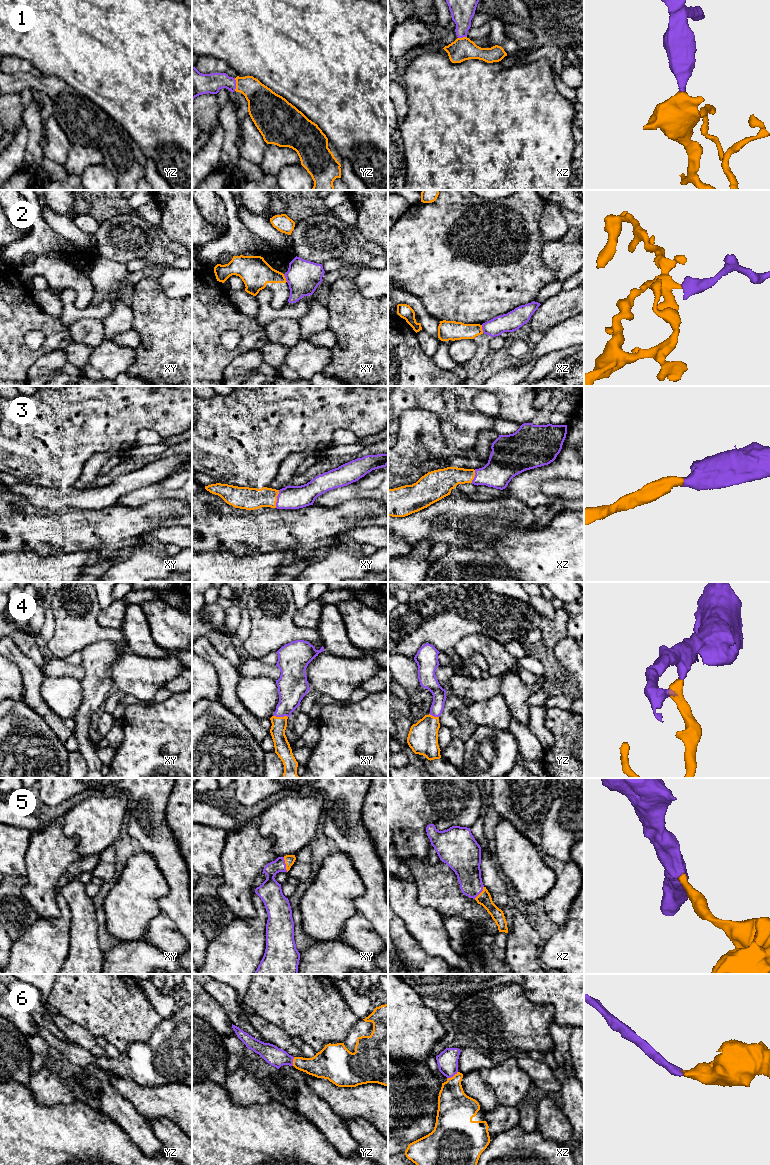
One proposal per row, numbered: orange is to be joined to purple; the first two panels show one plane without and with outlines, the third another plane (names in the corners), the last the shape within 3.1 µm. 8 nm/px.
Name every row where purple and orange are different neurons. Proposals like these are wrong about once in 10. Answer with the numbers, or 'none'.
2

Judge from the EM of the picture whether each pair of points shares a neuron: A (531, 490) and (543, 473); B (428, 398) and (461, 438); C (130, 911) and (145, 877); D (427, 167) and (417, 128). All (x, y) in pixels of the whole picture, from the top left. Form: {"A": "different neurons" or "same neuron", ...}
{"A": "same neuron", "B": "same neuron", "C": "same neuron", "D": "same neuron"}

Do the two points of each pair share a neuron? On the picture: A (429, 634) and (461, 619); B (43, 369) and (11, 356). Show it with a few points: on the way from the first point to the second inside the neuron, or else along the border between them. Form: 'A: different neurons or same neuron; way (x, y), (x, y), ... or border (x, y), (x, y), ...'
A: same neuron; way (437, 626), (444, 619), (453, 619)
B: different neurons; border (51, 351), (42, 354), (30, 367), (26, 375)

